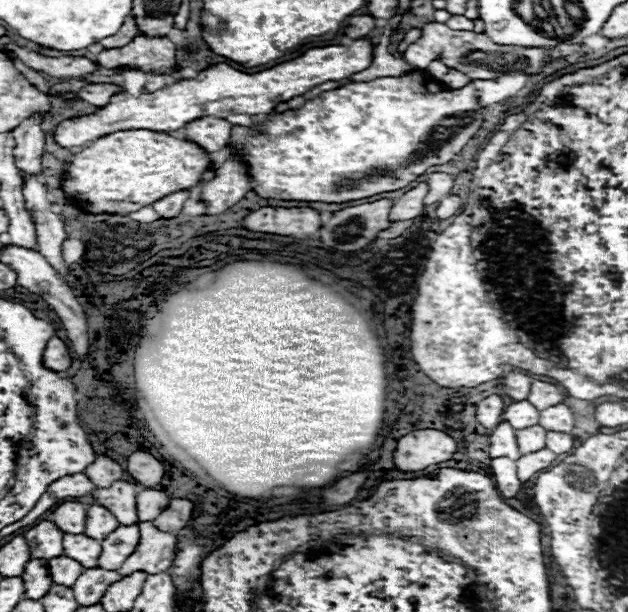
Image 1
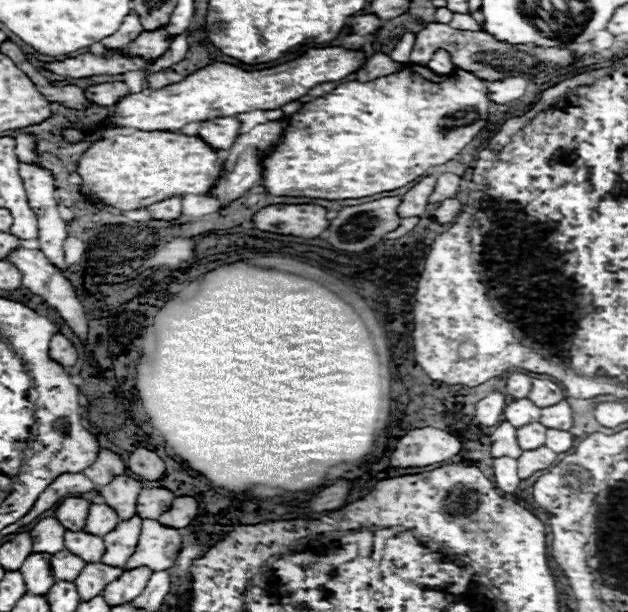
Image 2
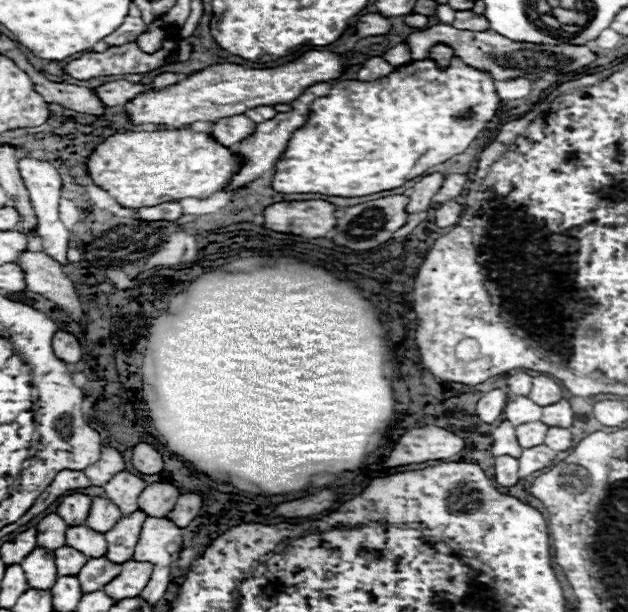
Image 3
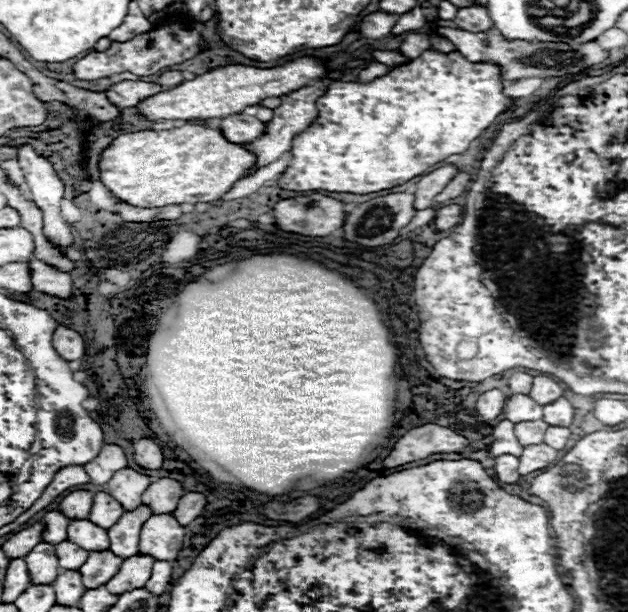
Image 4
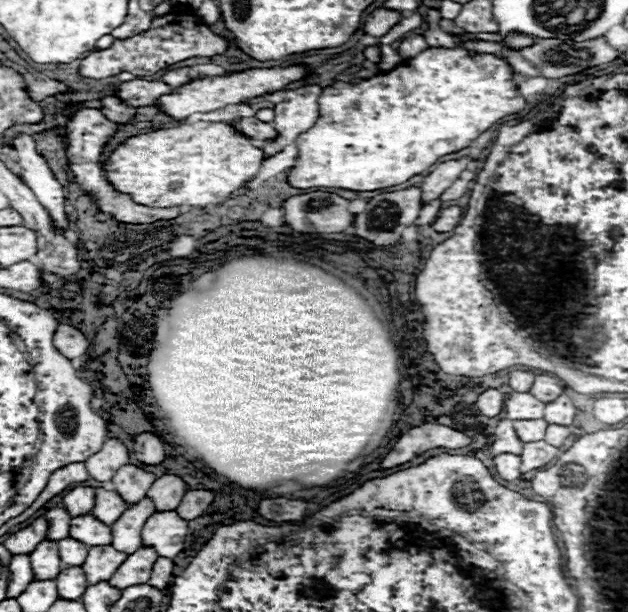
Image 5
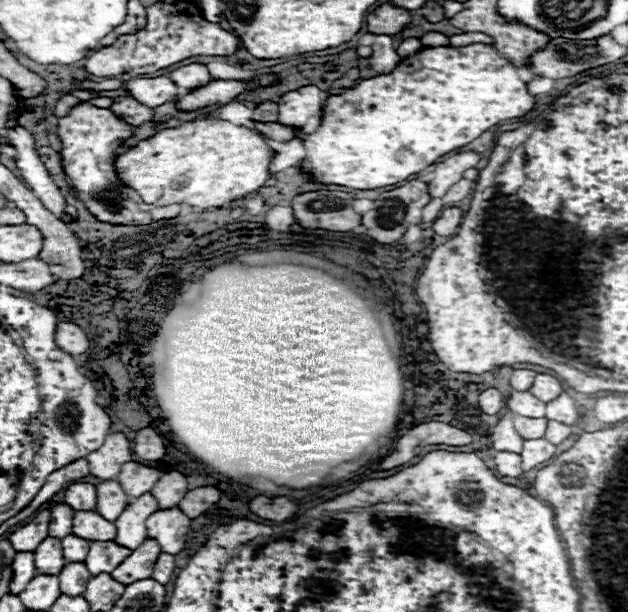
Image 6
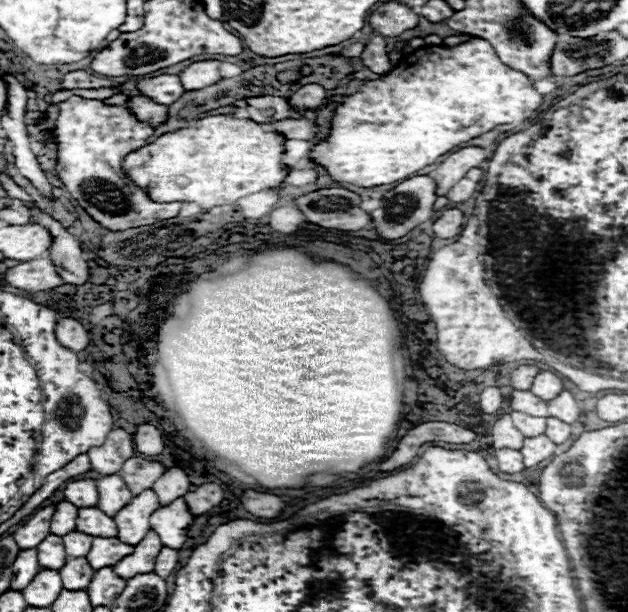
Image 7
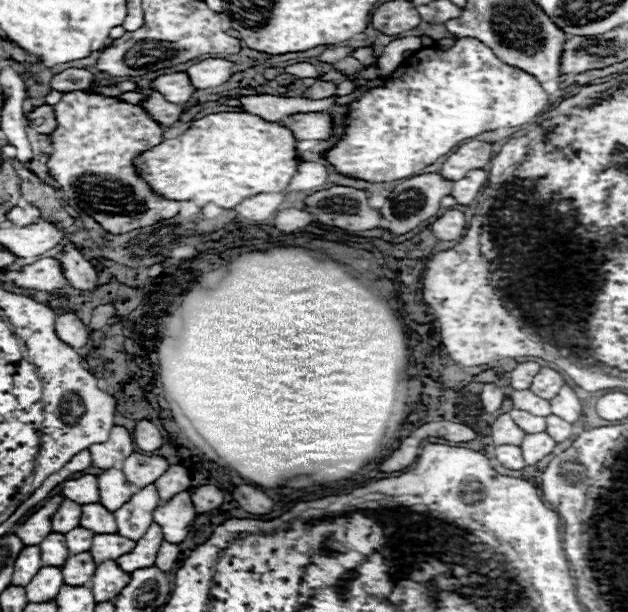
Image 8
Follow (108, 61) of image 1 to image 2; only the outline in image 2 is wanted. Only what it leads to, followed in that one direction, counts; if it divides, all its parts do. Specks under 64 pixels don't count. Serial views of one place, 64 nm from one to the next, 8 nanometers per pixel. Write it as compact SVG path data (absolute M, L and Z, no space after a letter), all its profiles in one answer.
M166 30L156 32L142 32L136 40L132 40L128 46L122 48L122 52L130 58L140 56L144 60L156 62L172 44L172 36Z

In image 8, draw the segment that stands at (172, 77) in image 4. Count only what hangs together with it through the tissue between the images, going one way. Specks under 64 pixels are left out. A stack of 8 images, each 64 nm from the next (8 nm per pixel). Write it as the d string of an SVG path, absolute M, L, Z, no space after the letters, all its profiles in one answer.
M208 58L208 60L202 60L202 62L194 64L194 66L190 66L186 70L186 74L188 74L188 78L190 78L190 82L192 82L192 86L196 90L204 90L204 88L224 84L232 76L232 72L230 72L232 66L234 64L228 62L228 60Z

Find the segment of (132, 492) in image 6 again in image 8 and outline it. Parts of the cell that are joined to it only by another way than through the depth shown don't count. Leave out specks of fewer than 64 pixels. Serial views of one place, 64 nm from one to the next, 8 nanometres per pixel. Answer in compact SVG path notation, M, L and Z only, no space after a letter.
M134 452L124 460L124 476L130 484L144 488L148 484L154 484L156 478L160 478L168 470L168 462L160 456L142 456Z

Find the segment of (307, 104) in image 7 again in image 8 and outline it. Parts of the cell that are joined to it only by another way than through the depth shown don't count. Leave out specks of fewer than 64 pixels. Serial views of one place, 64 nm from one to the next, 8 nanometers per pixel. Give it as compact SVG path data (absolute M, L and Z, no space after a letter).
M318 80L316 84L312 84L308 90L306 90L306 98L310 98L310 100L320 100L320 98L328 98L328 96L332 96L334 94L334 90L336 90L336 86L334 84L330 84L330 82L322 82L322 80Z

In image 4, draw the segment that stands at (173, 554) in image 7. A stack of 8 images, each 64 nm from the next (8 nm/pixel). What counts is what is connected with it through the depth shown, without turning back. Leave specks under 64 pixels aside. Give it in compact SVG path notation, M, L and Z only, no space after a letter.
M154 562L152 576L146 584L146 590L160 596L168 584L168 578L170 578L170 562Z

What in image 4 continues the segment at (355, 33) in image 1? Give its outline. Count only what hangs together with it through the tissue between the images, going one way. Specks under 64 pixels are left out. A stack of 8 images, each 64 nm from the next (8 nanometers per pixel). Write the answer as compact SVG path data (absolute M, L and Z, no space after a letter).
M372 12L372 14L362 18L358 28L360 28L360 34L364 38L384 38L384 36L390 34L394 24L396 24L396 16L394 14Z

